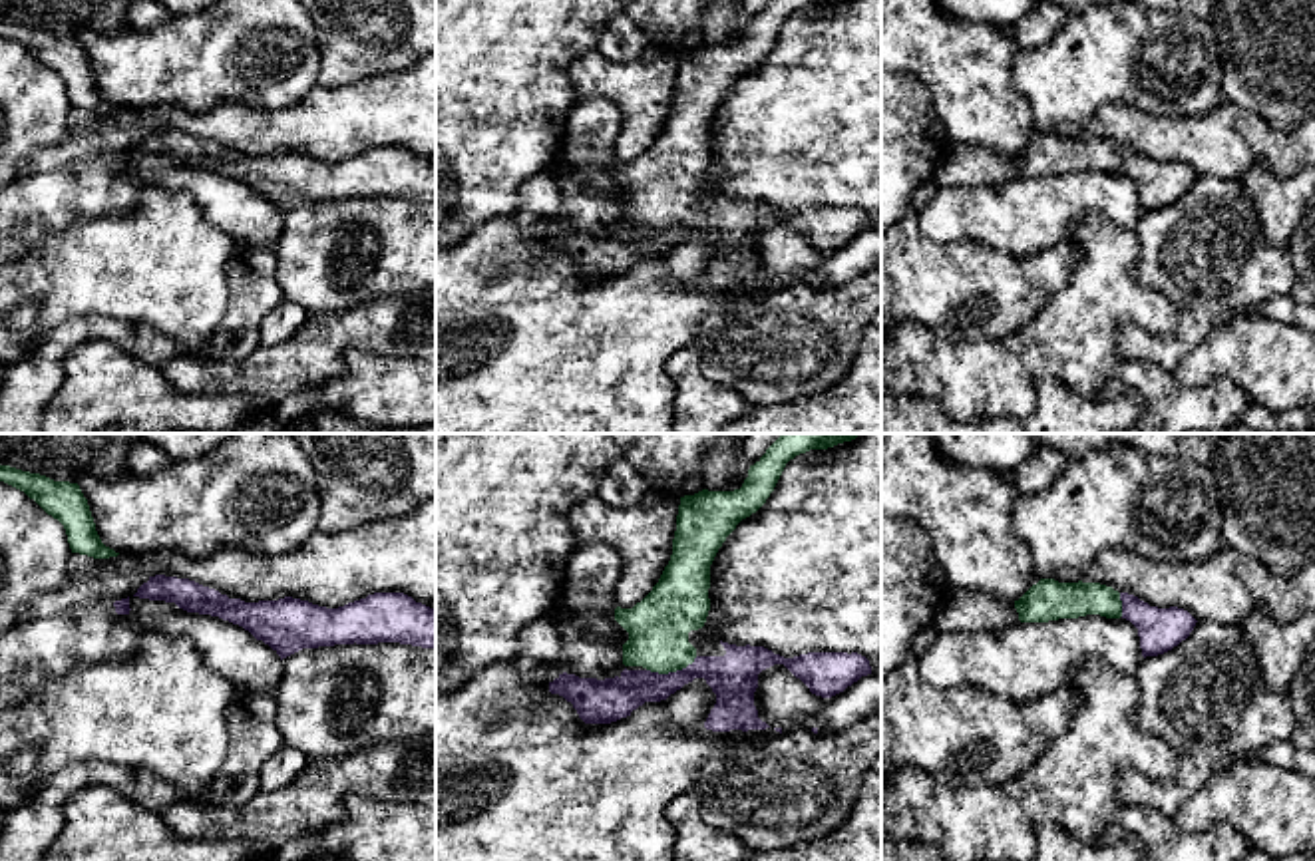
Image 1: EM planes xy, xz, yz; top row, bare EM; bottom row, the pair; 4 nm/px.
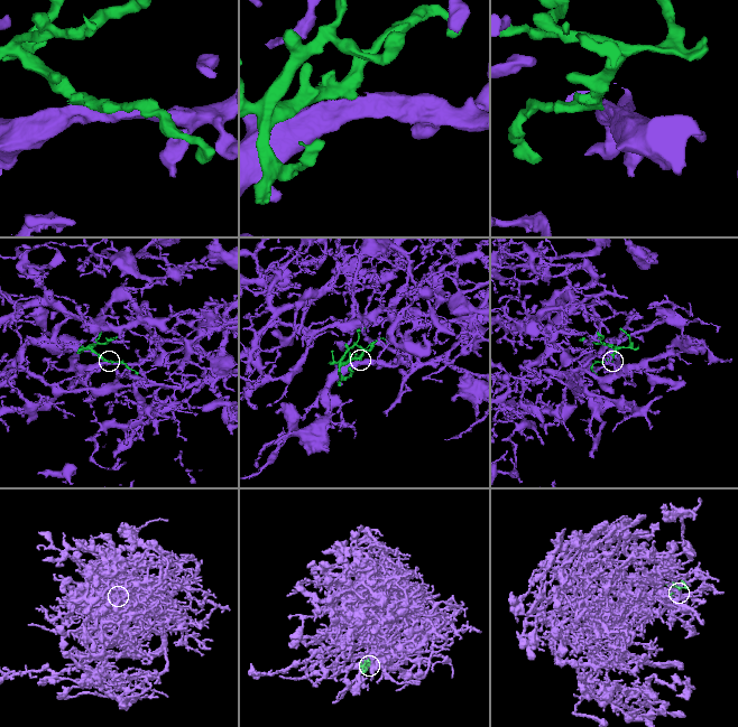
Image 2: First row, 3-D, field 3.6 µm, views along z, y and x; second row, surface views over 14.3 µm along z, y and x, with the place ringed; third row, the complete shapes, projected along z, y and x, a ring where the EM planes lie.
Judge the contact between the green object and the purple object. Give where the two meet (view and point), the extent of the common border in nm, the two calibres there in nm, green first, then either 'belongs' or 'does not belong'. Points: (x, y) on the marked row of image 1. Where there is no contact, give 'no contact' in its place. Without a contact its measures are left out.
xz (671, 671) | 220 nm | 240/190 nm | belongs

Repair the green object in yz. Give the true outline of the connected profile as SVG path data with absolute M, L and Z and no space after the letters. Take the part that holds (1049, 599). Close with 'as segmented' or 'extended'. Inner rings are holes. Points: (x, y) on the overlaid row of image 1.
M1040 579L1015 601L1021 622L1048 622L1100 614L1126 618L1138 628L1142 656L1158 656L1190 636L1196 618L1178 606L1158 608L1134 595L1118 593L1100 583L1058 583Z | extended

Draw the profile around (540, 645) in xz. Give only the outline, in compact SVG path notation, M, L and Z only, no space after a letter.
M549 618L519 630L519 654L511 664L483 670L466 686L436 698L436 861L672 861L674 835L668 803L688 793L706 764L732 746L756 746L796 730L818 736L842 734L881 710L881 676L871 672L844 692L822 698L784 664L758 674L754 706L766 730L712 732L704 728L716 694L694 678L660 702L645 702L611 724L585 724L571 702L529 680L531 670L555 666L561 636Z

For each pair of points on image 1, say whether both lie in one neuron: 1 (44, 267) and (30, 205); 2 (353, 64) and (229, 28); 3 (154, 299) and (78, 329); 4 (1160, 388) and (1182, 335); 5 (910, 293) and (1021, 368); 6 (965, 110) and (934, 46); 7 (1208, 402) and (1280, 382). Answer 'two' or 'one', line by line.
1: two
2: two
3: two
4: two
5: two
6: one
7: two

